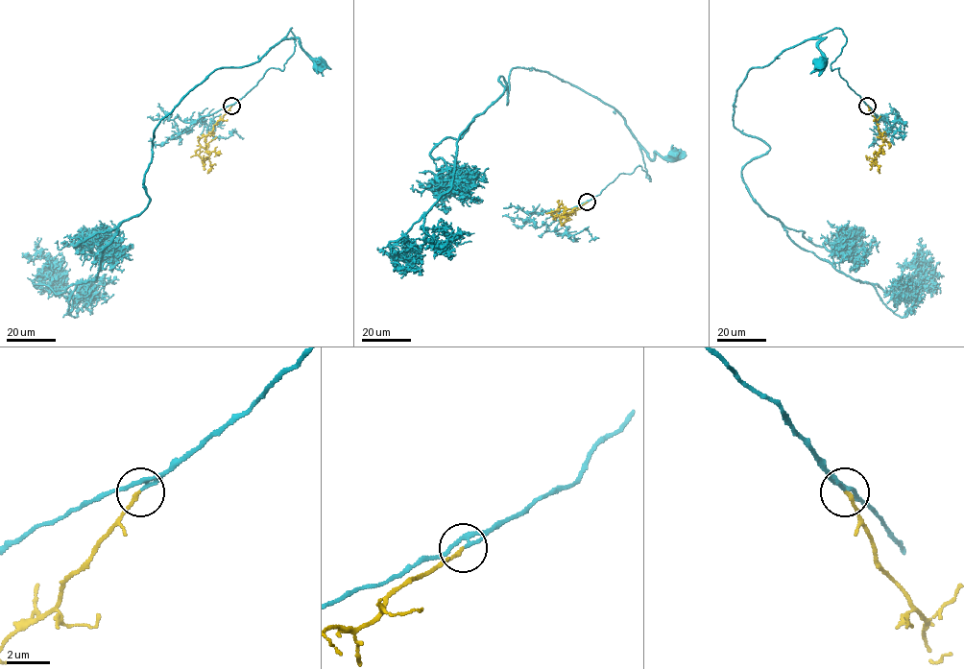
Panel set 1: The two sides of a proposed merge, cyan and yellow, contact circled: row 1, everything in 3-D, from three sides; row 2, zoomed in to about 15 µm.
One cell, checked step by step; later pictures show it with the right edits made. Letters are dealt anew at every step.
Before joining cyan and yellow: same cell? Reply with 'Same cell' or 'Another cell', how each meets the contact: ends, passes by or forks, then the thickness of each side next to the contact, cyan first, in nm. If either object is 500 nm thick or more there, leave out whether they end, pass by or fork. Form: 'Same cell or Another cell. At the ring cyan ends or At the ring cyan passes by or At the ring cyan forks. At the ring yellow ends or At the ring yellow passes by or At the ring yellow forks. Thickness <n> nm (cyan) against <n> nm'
Same cell. At the ring cyan passes by. At the ring yellow ends. Thickness 150 nm (cyan) against 170 nm

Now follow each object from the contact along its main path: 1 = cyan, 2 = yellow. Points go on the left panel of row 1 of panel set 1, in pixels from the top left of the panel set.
1: (231, 105), (270, 68), (282, 70), (293, 54), (291, 28), (285, 36), (297, 38), (301, 48), (321, 64)
2: (231, 106), (213, 130), (199, 140), (201, 147), (196, 154), (203, 159), (208, 158), (211, 170), (207, 173)

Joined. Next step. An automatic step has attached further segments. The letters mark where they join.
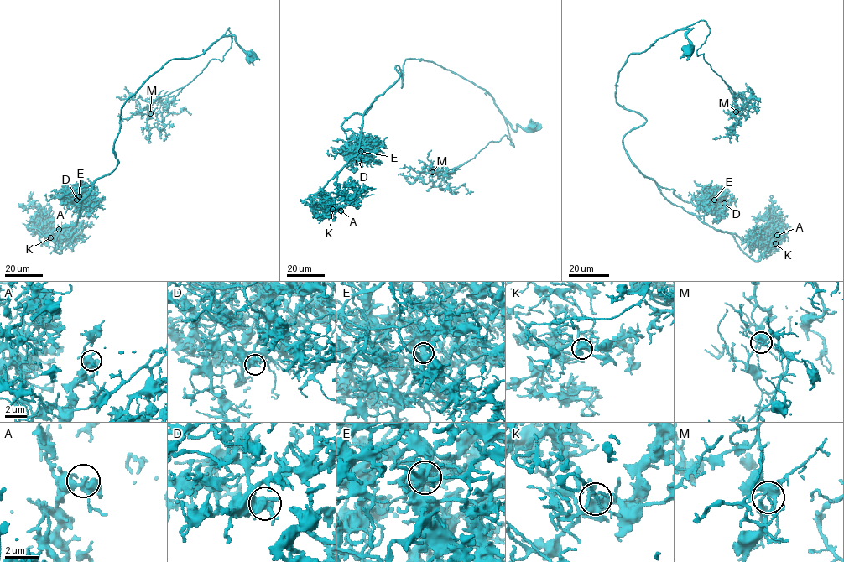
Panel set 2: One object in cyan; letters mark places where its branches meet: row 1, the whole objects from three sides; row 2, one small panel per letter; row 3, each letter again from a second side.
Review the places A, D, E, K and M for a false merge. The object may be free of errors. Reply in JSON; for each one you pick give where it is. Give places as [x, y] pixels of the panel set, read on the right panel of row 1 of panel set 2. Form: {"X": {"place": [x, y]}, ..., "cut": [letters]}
{"cut": []}

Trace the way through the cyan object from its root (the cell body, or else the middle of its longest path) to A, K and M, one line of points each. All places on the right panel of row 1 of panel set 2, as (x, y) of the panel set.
A: (689, 50), (691, 28), (680, 29), (627, 57), (616, 101), (646, 121), (623, 148), (717, 230), (777, 235)
K: (689, 50), (691, 28), (680, 29), (627, 57), (616, 101), (646, 121), (623, 148), (672, 203), (775, 243)
M: (689, 50), (691, 28), (682, 28), (705, 21), (710, 32), (696, 55), (704, 54), (734, 92), (736, 111)

